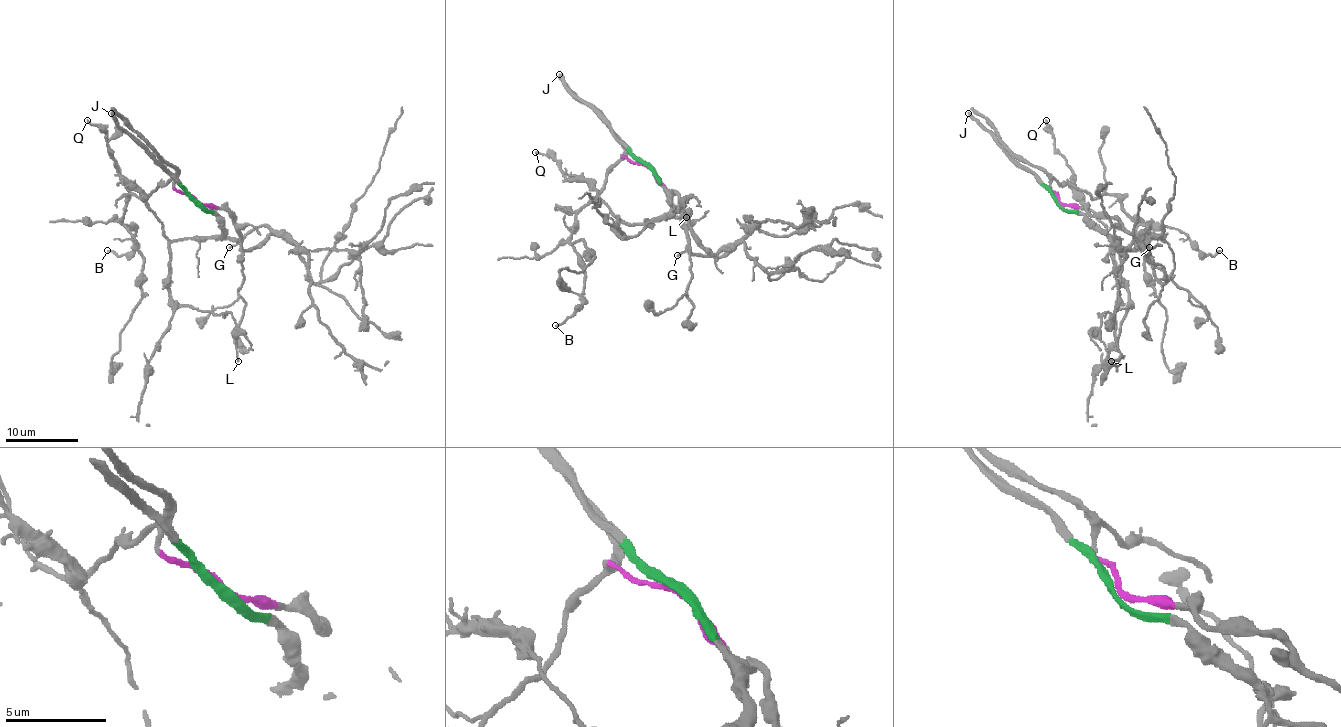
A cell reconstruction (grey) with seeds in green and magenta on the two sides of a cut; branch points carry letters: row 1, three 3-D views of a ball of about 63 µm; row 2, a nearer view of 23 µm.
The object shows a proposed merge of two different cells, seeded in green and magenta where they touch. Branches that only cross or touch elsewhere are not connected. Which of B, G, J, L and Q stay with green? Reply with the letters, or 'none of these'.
J, L, Q

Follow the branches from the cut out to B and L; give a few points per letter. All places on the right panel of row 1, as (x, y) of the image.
B: (1058, 200), (1051, 189), (1052, 178), (1093, 199), (1107, 193), (1138, 224), (1177, 228), (1210, 255), (1219, 250)
L: (1058, 202), (1118, 239), (1113, 244), (1113, 264), (1131, 305), (1102, 316), (1100, 339), (1111, 361)

